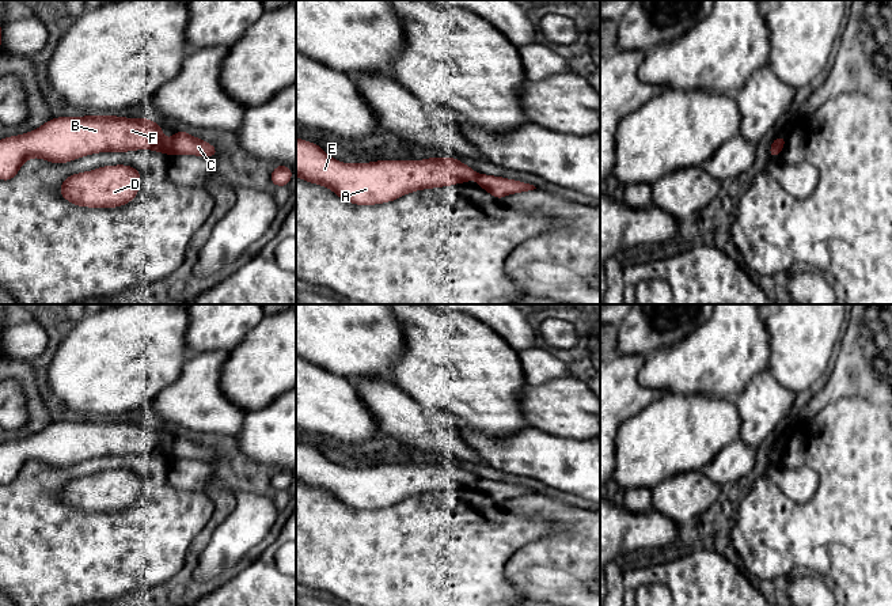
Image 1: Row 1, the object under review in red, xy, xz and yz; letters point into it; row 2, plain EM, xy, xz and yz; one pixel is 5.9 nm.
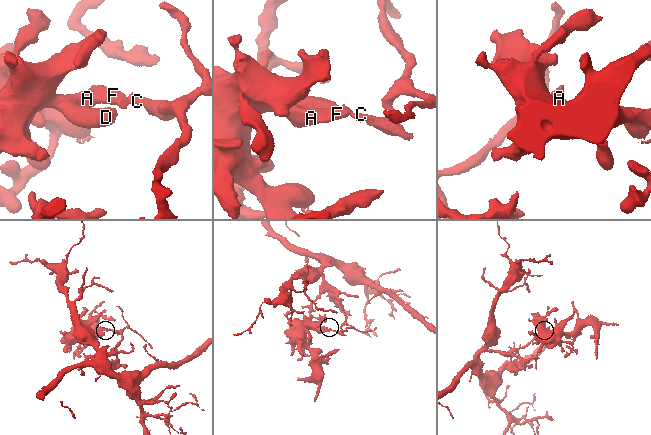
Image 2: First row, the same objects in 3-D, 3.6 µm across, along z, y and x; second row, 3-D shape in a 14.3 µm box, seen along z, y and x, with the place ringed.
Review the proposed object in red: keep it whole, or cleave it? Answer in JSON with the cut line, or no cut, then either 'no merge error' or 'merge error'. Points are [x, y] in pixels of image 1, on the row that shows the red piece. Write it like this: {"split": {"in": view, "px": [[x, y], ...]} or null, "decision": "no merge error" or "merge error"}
{"split": {"in": "xy", "px": [[171, 139], [171, 147], [175, 152]]}, "decision": "merge error"}

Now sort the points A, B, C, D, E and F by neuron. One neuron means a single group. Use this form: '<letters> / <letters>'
A B D E F / C

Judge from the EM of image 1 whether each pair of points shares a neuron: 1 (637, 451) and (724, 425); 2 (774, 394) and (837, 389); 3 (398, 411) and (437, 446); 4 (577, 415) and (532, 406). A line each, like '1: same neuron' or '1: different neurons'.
1: same neuron
2: different neurons
3: same neuron
4: same neuron

